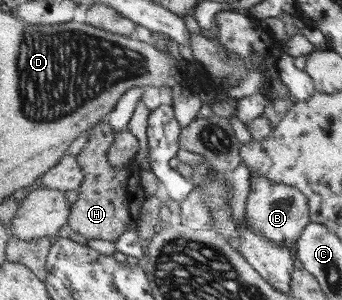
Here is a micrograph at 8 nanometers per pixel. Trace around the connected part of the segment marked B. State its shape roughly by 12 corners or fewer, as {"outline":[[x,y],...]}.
{"outline":[[251,176],[248,224],[290,247],[311,222],[296,187]]}

